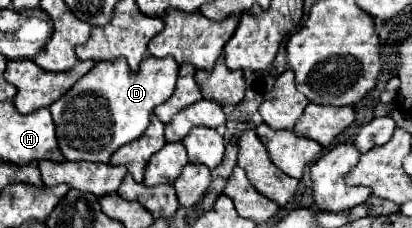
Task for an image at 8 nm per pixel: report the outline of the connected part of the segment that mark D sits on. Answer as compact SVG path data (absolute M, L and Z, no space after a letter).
M146 56L136 72L130 70L124 58L96 62L96 66L82 76L66 96L50 106L62 154L68 160L108 162L120 146L136 140L148 128L154 108L172 96L178 70L180 66L172 56Z

